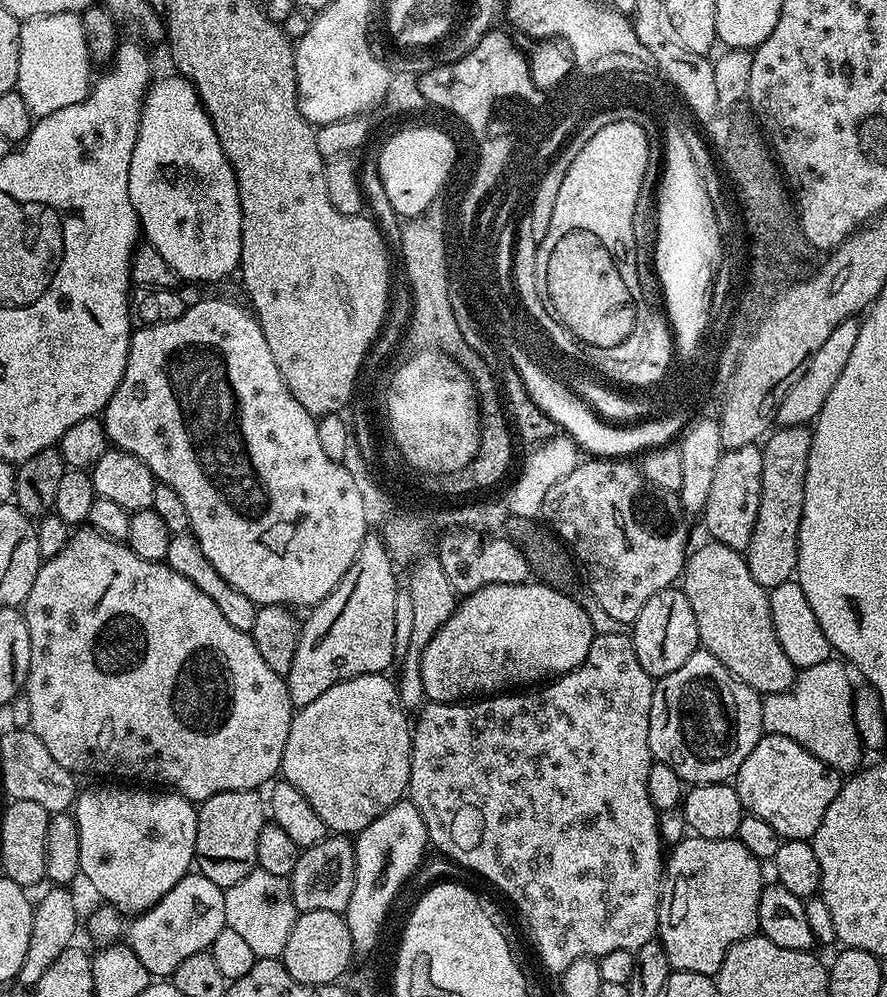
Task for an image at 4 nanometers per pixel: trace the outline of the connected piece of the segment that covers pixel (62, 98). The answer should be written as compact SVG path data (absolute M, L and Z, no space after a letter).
M58 12L21 23L18 91L31 108L33 117L54 114L54 110L62 110L62 106L86 99L93 79L92 67L94 62L88 54L86 36L77 13Z

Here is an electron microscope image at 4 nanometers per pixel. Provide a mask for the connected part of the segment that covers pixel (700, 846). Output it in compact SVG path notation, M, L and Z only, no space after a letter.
M688 834L667 853L666 876L669 881L672 879L672 885L670 885L669 888L667 885L666 888L666 899L663 901L662 911L660 912L658 939L661 946L666 950L666 958L672 969L678 972L693 972L694 974L715 977L716 971L722 966L722 958L726 958L726 950L730 950L730 946L734 942L744 940L759 929L758 902L760 901L760 895L766 883L766 877L764 877L764 872L760 868L763 868L762 861L754 854L750 854L750 850L746 850L746 846L742 846L742 842L735 838L730 840L707 840L701 836Z

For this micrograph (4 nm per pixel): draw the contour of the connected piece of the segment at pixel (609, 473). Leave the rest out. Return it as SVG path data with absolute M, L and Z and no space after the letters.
M581 459L574 470L566 474L566 478L550 486L544 499L542 516L547 527L570 549L583 575L584 572L588 575L587 591L600 603L602 610L610 614L610 618L618 618L618 622L626 626L635 624L638 614L642 614L642 606L646 606L654 594L673 587L681 579L689 551L689 517L680 505L679 495L649 484L631 459Z

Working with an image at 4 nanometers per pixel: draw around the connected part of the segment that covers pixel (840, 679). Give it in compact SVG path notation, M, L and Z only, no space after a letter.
M829 658L826 662L818 662L818 666L799 669L796 683L792 687L785 692L769 692L760 701L762 722L767 735L797 740L803 748L810 750L810 754L814 754L814 758L841 774L855 773L861 767L860 755L864 752L856 720L852 717L852 680L847 671L849 669L839 659Z

